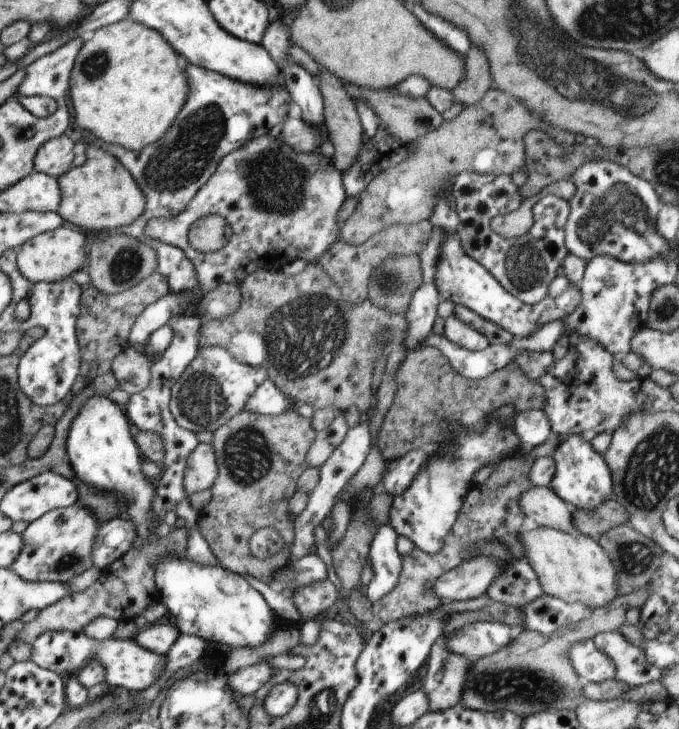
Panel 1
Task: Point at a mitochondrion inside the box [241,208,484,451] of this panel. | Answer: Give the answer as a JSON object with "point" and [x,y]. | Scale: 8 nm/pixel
{"point":[301,338]}

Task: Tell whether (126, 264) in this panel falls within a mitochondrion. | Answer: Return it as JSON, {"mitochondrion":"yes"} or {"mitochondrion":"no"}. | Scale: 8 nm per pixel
{"mitochondrion":"yes"}

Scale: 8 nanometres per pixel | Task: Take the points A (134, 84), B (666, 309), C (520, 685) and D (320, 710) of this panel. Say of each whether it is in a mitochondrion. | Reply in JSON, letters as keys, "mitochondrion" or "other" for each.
{"A":"other","B":"mitochondrion","C":"mitochondrion","D":"mitochondrion"}

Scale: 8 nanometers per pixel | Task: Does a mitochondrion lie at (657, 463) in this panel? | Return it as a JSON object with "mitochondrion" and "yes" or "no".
{"mitochondrion":"yes"}

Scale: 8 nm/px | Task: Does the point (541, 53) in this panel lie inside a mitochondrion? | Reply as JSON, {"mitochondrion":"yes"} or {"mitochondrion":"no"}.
{"mitochondrion":"yes"}

